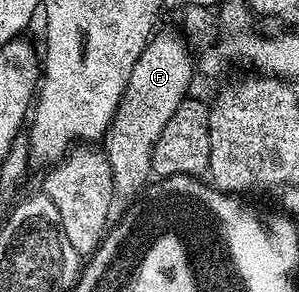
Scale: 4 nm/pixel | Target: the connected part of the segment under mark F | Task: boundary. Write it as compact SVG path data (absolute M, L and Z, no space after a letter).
M158 31L151 37L144 47L140 59L132 67L132 75L128 75L128 87L124 87L124 95L116 107L114 121L110 128L106 130L104 156L112 167L114 187L119 194L137 194L151 180L150 156L154 150L156 139L160 139L168 119L172 119L172 115L176 115L176 111L183 108L185 101L182 100L185 99L186 92L190 89L190 80L196 77L195 58L193 56L190 58L190 49L185 45L187 42L177 32L175 33Z

